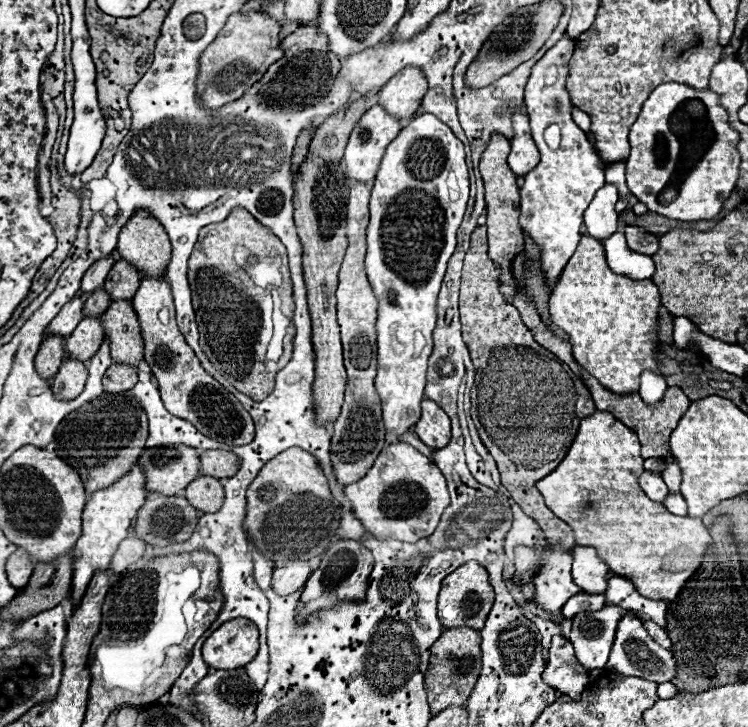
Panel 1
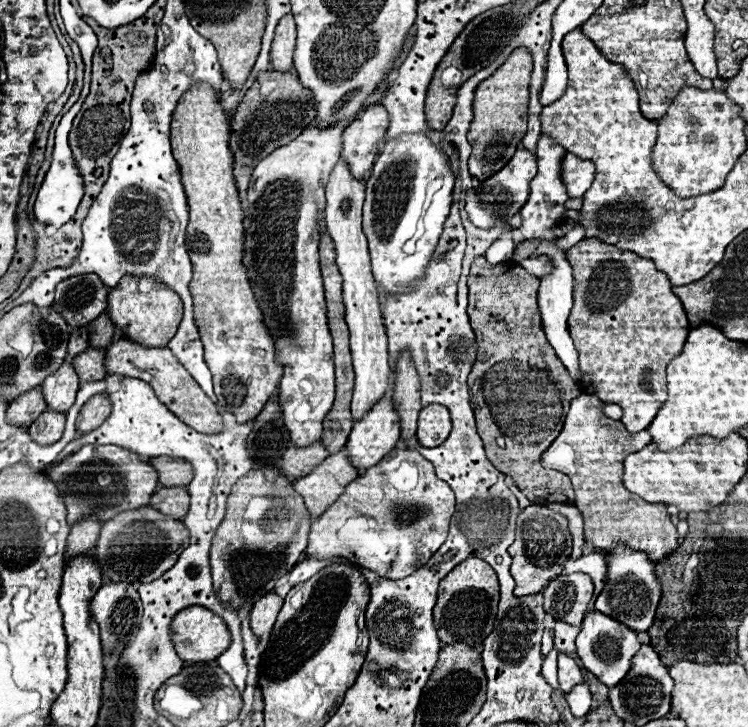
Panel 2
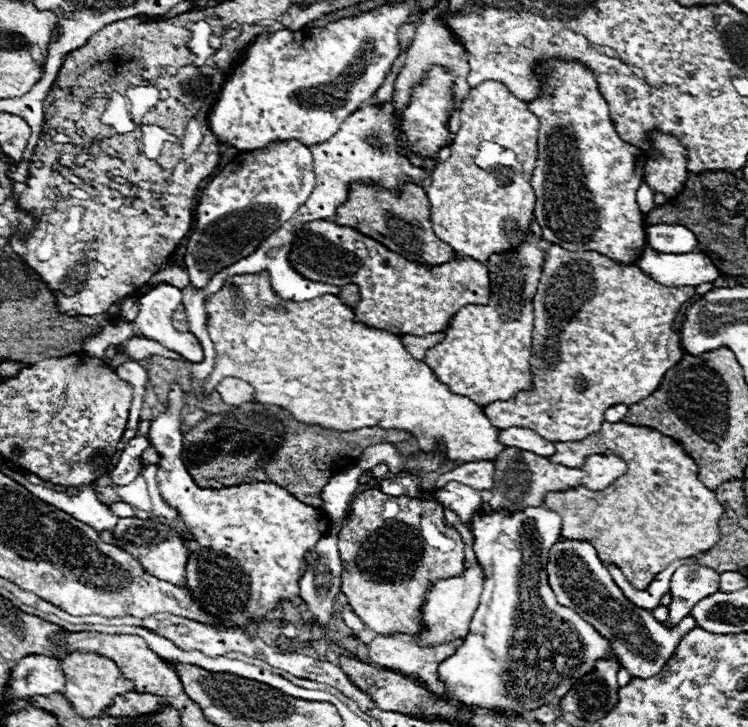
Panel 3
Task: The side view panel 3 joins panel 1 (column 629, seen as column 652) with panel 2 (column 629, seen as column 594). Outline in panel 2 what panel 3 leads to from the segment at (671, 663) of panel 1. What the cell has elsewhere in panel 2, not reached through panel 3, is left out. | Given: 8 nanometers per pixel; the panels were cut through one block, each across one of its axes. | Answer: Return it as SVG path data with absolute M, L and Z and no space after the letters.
M616 548L614 552L606 554L606 558L610 572L608 582L596 600L596 610L610 618L616 618L636 634L646 632L654 622L654 612L660 602L660 584L654 576L654 562L650 562L648 556L628 548Z

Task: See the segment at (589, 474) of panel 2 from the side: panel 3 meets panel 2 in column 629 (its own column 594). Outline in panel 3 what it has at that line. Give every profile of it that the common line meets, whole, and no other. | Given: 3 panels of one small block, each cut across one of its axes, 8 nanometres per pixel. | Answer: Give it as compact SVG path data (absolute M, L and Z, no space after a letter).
M604 422L598 432L588 434L584 440L556 442L554 448L556 452L550 456L550 460L564 466L578 468L582 466L582 462L586 462L590 454L618 454L618 458L628 464L626 474L622 474L622 478L618 478L618 482L614 482L614 486L608 486L606 490L588 490L586 486L576 486L574 490L546 494L544 504L546 508L556 510L562 516L562 536L566 540L590 542L602 562L616 564L634 588L644 590L654 580L654 576L662 572L670 562L698 556L718 544L718 522L724 514L724 508L716 500L716 492L700 482L696 462L684 452L682 444L674 442L670 436L664 436L648 426L634 426L628 422Z

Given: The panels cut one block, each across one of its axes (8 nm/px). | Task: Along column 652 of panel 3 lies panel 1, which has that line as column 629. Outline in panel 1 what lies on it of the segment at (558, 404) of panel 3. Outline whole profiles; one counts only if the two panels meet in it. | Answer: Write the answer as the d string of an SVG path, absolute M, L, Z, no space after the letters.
M582 236L574 256L568 260L566 268L562 270L562 276L560 276L560 282L558 286L554 288L552 296L550 296L550 314L552 314L552 322L556 322L568 336L570 336L570 342L574 346L574 358L576 362L588 370L594 378L598 378L608 390L616 392L616 394L626 394L626 392L636 392L638 386L640 386L640 372L642 370L656 370L658 372L658 362L654 360L656 356L656 342L658 342L658 308L660 308L660 294L658 294L658 288L654 286L652 280L628 280L626 276L620 276L620 274L614 274L608 264L606 264L606 256L604 256L604 248L600 244L600 240L596 238L590 238L590 236Z

